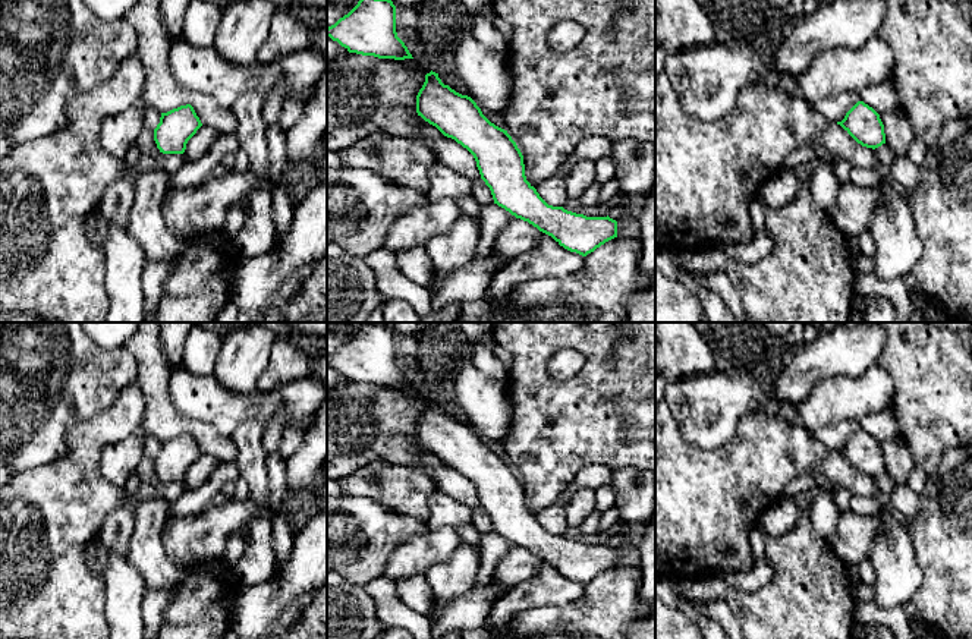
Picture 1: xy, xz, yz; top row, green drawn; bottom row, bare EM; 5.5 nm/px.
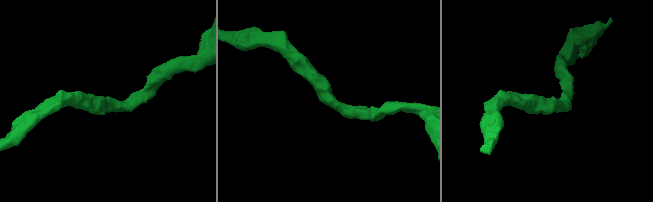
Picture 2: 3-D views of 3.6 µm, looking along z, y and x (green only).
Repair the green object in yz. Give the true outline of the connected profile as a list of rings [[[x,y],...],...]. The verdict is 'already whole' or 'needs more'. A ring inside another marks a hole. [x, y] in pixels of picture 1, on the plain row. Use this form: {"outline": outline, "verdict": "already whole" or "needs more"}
{"outline": [[[858,429],[837,453],[862,475],[875,478],[886,472],[884,453],[880,443],[864,429]]], "verdict": "already whole"}

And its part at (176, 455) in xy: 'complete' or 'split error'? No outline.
complete

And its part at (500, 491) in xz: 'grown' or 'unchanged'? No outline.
unchanged

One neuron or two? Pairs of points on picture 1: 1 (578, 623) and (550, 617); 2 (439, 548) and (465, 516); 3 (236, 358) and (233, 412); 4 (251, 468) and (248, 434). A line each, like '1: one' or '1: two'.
1: one
2: two
3: two
4: one

